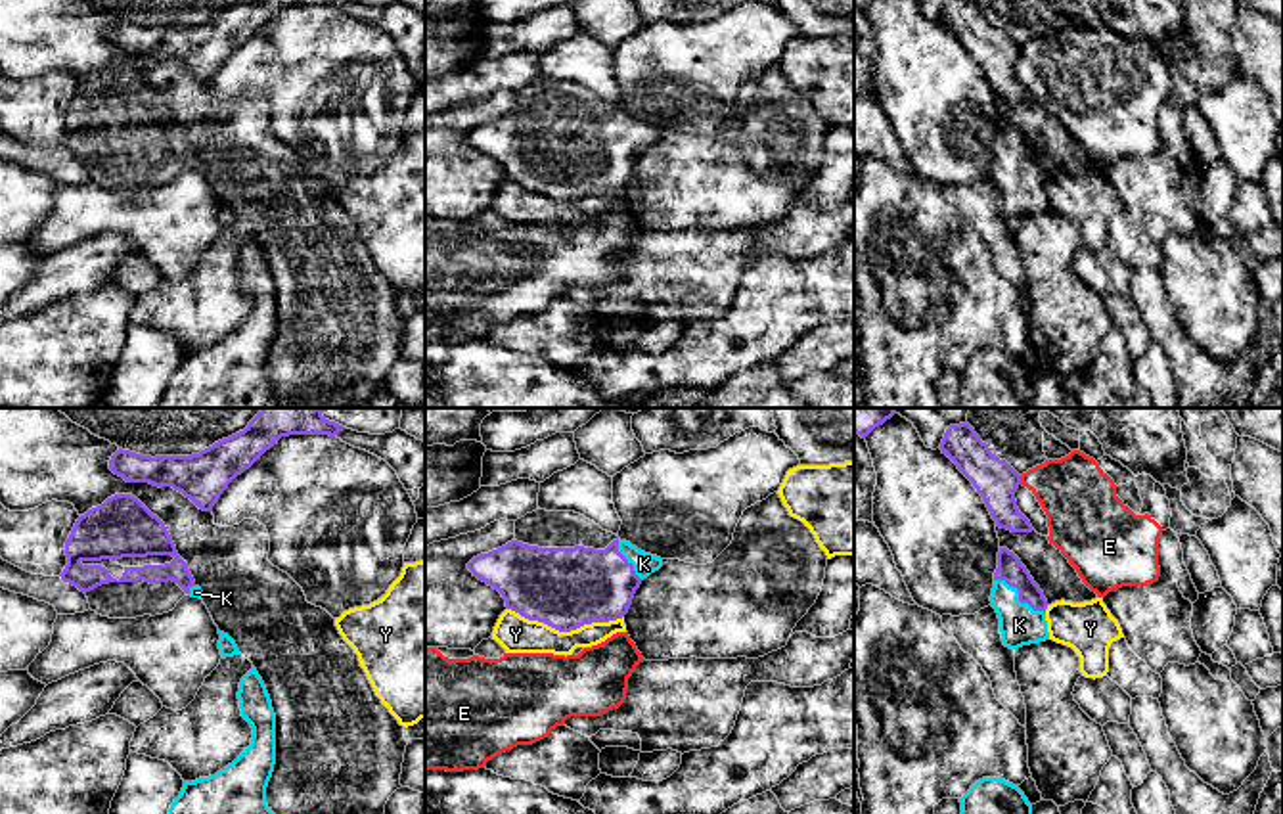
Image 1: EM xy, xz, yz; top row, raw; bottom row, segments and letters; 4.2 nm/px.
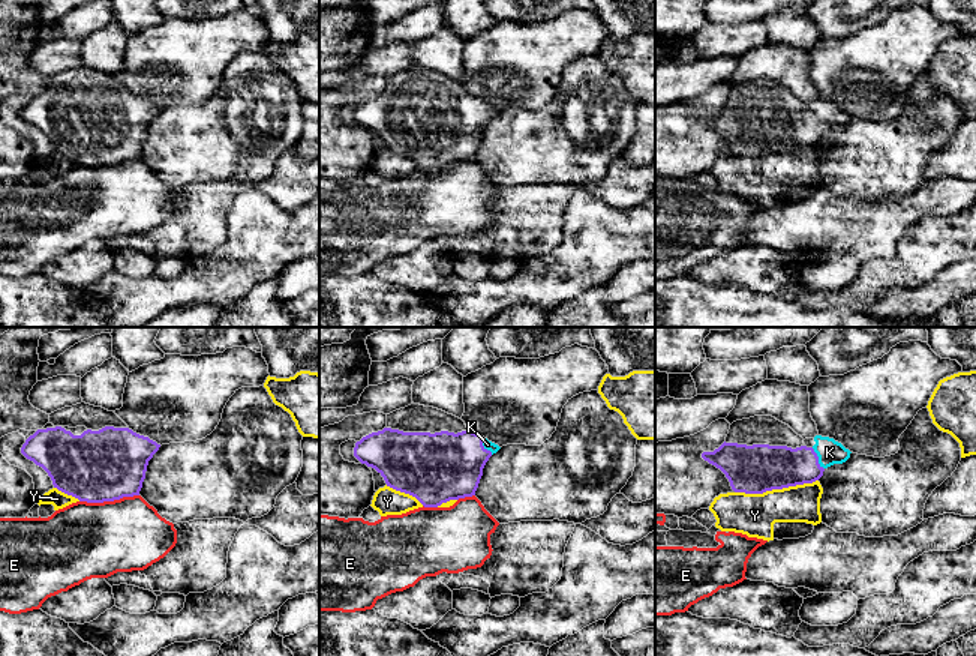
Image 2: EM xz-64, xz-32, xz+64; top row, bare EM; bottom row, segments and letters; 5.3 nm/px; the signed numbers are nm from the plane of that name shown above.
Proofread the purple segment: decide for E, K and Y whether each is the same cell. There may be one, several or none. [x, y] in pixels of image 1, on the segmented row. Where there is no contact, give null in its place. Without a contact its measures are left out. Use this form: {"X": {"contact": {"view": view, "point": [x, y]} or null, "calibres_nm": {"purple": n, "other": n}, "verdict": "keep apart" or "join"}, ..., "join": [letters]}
{"E": {"contact": {"view": "yz", "point": [1019, 479]}, "calibres_nm": {"purple": 180, "other": 300}, "verdict": "keep apart"}, "K": {"contact": {"view": "yz", "point": [1019, 596]}, "calibres_nm": {"purple": 110, "other": 170}, "verdict": "join"}, "Y": {"contact": {"view": "xz", "point": [565, 631]}, "calibres_nm": {"purple": 340, "other": 160}, "verdict": "keep apart"}, "join": ["K"]}

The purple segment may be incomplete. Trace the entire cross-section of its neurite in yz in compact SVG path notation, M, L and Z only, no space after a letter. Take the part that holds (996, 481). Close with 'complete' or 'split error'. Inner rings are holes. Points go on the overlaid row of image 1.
M967 421L946 429L940 450L973 483L996 527L1011 532L1034 531L1015 500L1021 475L1005 460L994 456Z | complete

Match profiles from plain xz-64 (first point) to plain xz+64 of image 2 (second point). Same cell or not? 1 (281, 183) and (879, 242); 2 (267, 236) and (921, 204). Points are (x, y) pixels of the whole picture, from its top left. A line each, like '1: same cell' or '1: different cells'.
1: same cell
2: different cells

